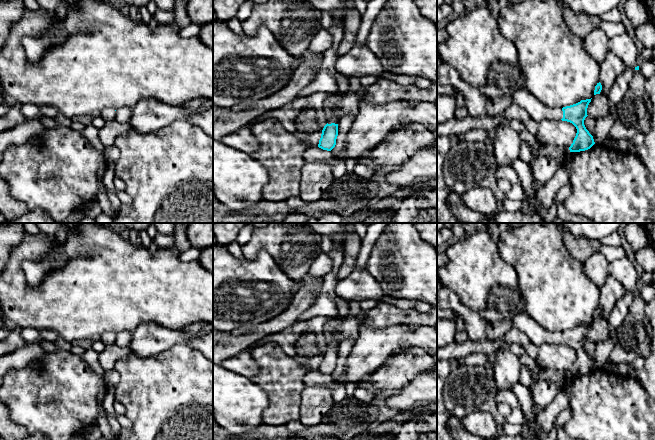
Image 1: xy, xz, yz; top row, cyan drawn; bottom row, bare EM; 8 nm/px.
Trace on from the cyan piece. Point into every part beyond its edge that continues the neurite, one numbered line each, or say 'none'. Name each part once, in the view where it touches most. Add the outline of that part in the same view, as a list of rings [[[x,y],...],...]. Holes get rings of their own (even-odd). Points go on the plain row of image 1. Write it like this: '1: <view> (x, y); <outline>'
1: yz (537, 335); [[[525,312],[515,314],[510,320],[514,328],[522,331],[530,342],[537,346],[541,344],[561,344],[563,342],[562,332],[547,331]]]

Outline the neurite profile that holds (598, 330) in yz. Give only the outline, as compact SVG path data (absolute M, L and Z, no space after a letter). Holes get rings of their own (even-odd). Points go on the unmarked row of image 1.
M600 318L592 321L587 332L587 339L592 342L601 342L605 338L610 337L610 328L608 324L602 322Z

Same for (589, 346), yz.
M587 340L584 344L584 349L589 357L593 360L595 358L595 343Z

